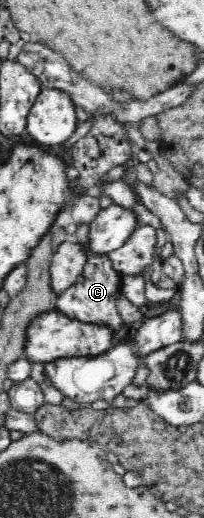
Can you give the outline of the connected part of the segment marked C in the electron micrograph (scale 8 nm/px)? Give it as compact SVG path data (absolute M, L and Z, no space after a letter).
M108 254L96 256L85 263L83 274L78 281L61 296L55 298L54 305L66 316L93 326L105 327L106 330L111 331L111 336L114 336L121 328L124 330L128 327L118 308L118 298L123 295L122 280L125 276L113 266L113 261Z

